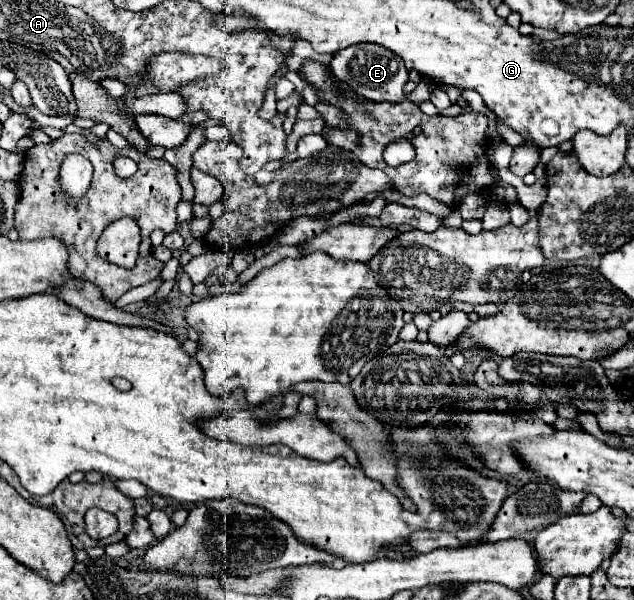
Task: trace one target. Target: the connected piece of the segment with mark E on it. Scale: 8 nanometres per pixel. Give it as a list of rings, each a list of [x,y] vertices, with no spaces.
[[[353,44],[343,48],[341,52],[333,54],[333,60],[329,62],[329,68],[335,78],[347,82],[359,96],[371,100],[371,102],[391,102],[399,104],[403,102],[403,84],[409,80],[409,72],[395,56],[395,52],[379,46],[379,44]]]

